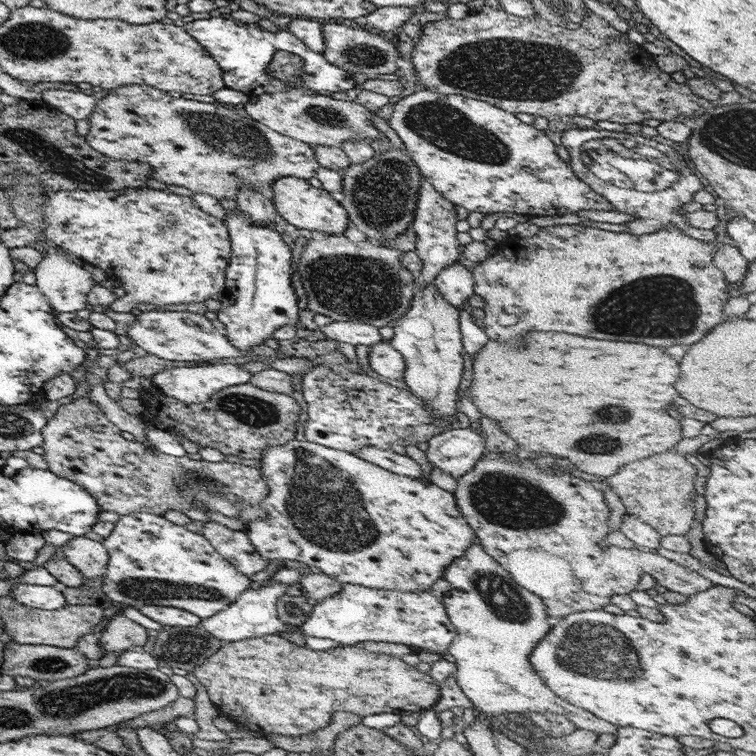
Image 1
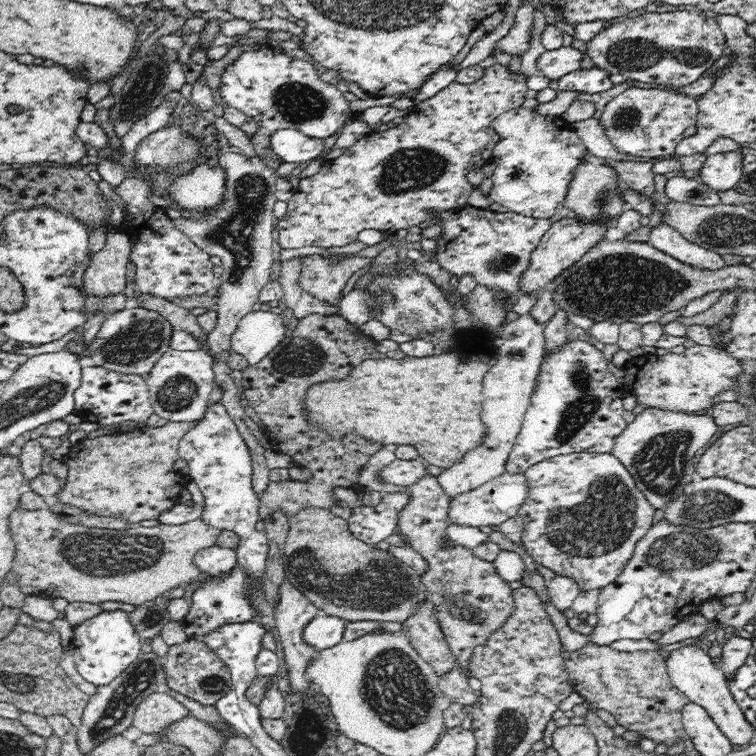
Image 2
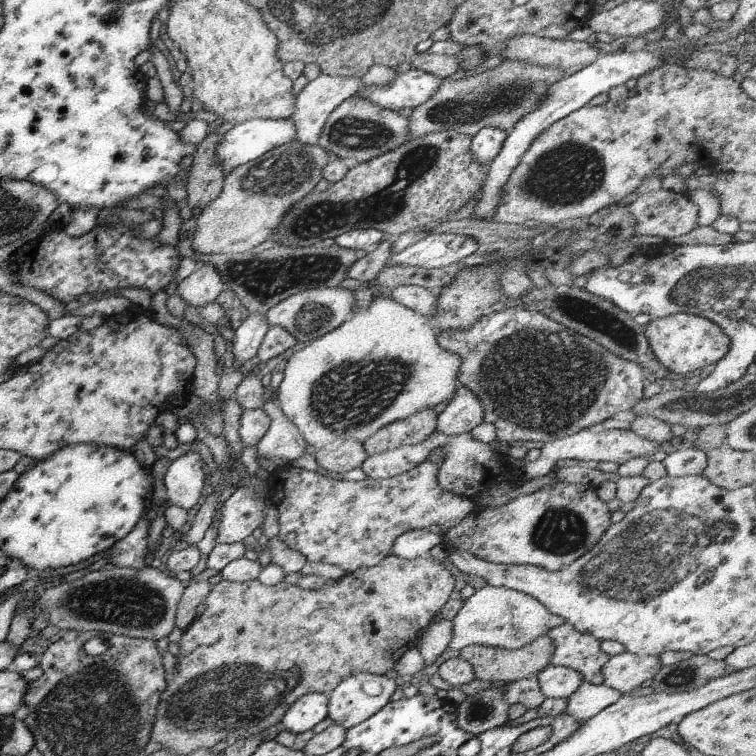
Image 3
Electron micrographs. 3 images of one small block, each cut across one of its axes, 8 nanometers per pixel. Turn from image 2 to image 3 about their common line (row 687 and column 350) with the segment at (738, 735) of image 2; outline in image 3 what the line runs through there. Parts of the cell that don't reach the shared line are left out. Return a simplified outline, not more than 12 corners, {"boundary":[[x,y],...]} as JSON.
{"boundary":[[354,674],[328,695],[328,716],[344,730],[390,702],[403,679]]}

